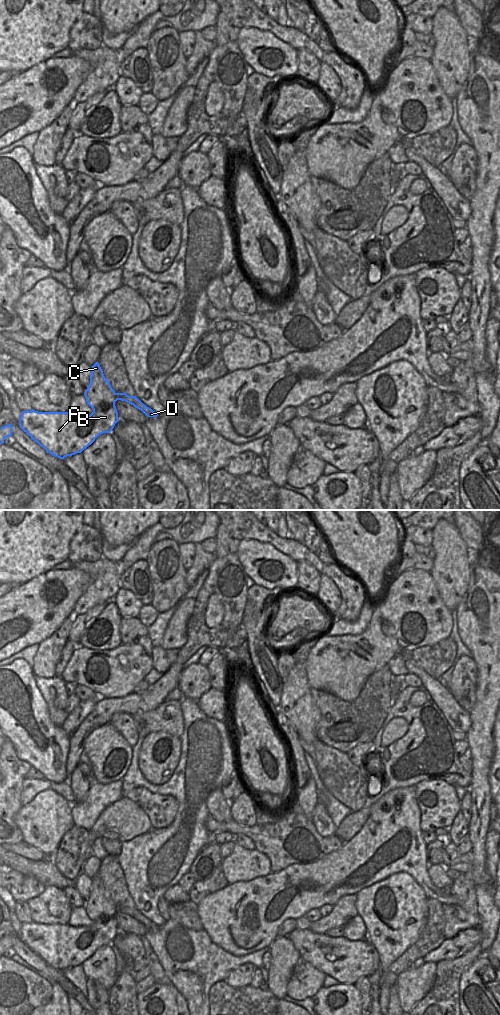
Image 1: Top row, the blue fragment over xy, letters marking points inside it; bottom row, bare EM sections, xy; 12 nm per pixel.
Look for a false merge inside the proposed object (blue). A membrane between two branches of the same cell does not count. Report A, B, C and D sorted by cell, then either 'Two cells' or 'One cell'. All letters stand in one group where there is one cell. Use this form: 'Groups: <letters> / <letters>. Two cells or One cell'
Groups: A B / C D. Two cells.

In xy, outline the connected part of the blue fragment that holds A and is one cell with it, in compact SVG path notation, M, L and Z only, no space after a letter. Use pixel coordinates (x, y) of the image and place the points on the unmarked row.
M102 916L90 927L22 923L19 938L47 965L64 971L81 965L99 947L110 945L118 933L116 918Z

